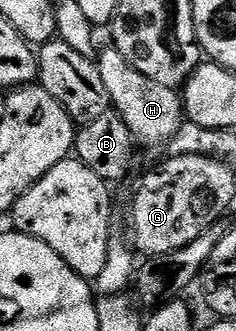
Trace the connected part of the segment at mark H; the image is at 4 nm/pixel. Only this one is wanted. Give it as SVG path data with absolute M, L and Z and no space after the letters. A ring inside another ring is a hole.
M114 45L101 50L98 55L98 66L102 73L102 82L106 85L106 93L110 93L115 114L130 129L133 140L137 144L145 143L148 147L156 147L159 143L167 144L175 136L182 122L182 99L173 88L158 85L158 81L150 81L146 73L138 73L122 53Z

